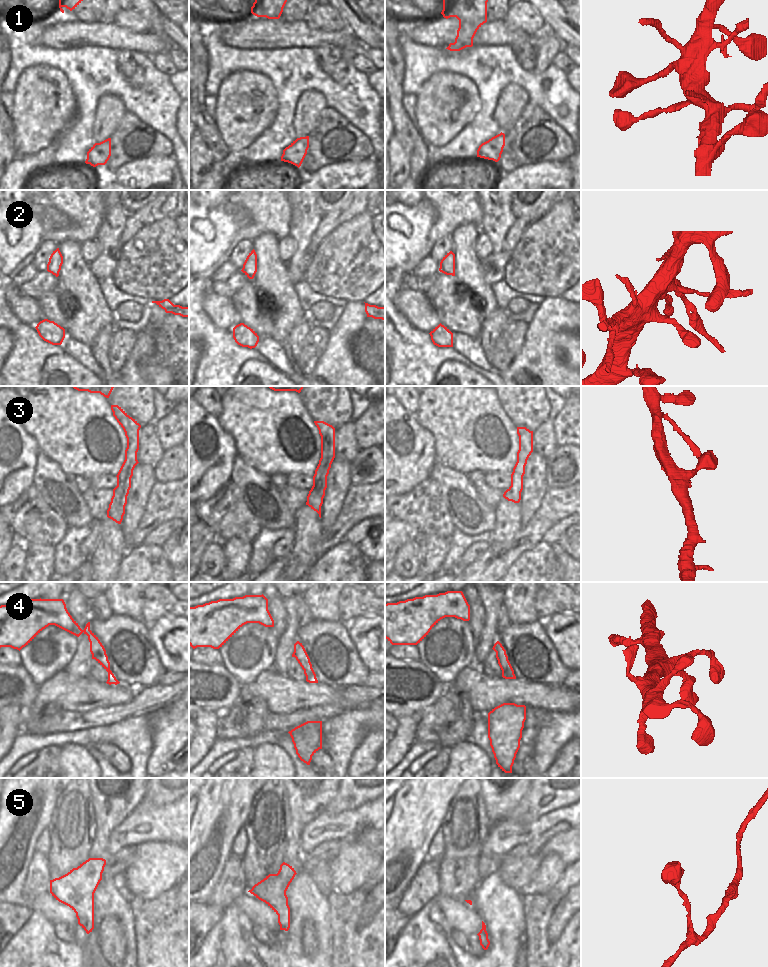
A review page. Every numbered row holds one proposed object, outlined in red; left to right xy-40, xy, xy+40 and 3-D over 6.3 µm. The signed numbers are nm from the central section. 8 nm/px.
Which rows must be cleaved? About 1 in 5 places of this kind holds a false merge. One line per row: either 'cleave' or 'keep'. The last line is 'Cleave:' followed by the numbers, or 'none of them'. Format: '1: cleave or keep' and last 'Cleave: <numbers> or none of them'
1: keep
2: keep
3: keep
4: keep
5: keep
Cleave: none of them

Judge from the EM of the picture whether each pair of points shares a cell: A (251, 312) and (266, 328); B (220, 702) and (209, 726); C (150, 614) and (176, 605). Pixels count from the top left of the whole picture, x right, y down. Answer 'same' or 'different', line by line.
A: same
B: different
C: same

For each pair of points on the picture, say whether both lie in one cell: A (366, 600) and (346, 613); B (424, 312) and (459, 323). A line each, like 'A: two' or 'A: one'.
A: one
B: two

